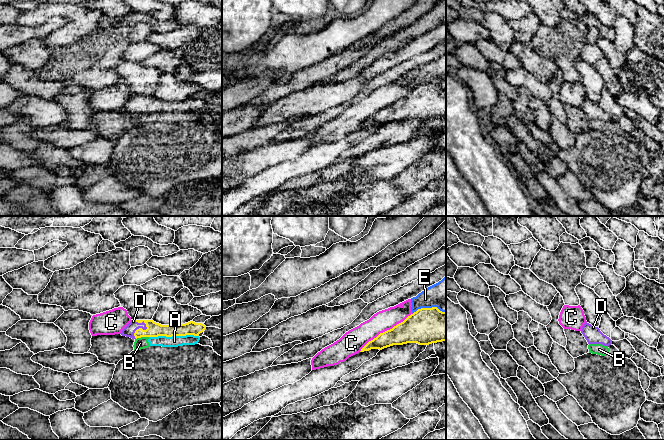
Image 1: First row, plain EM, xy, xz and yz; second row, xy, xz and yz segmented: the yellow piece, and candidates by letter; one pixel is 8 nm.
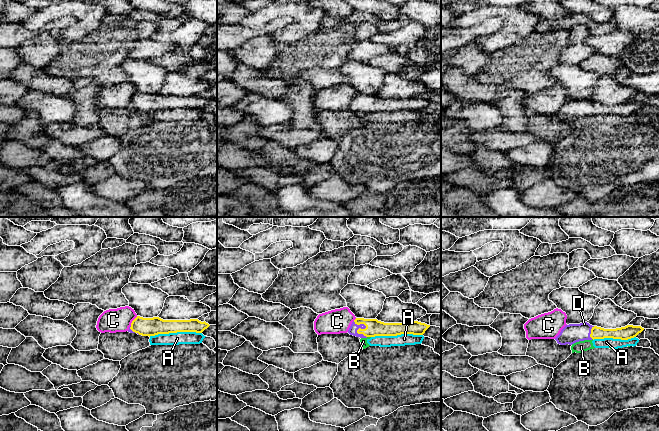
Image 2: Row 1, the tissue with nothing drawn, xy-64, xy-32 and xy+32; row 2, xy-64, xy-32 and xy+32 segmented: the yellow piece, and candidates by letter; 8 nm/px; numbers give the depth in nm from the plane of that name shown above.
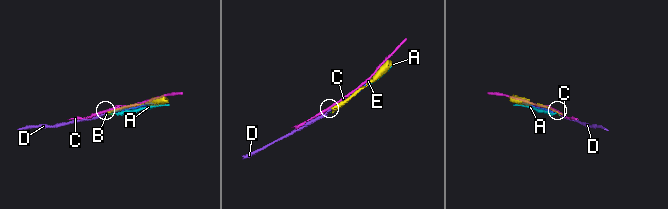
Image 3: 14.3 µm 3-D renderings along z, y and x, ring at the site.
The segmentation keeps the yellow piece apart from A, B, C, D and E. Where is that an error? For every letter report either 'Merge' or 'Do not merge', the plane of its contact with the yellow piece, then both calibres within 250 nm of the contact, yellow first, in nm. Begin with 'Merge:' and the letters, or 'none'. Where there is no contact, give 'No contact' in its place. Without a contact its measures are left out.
Merge: D
A: Do not merge. Touches yellow in xy. Thickness 120 nm (yellow) against 90 nm
B: Do not merge. Touches yellow in xy. Thickness 120 nm (yellow) against 100 nm
C: Do not merge. Touches yellow in xz. Thickness 240 nm (yellow) against 170 nm
D: Merge. Touches yellow in xy. Thickness 120 nm (yellow) against 90 nm
E: Do not merge. Touches yellow in xz. Thickness 280 nm (yellow) against 240 nm

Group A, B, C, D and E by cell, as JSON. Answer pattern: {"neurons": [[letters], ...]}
{"neurons": [["A", "B"], ["C"], ["D"], ["E"]]}

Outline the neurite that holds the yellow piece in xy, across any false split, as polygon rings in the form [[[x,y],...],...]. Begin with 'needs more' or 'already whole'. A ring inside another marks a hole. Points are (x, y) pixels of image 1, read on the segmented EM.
needs more; [[[131,320],[120,334],[132,339],[158,336],[199,336],[205,329],[204,324],[193,321],[180,325],[161,325],[153,320]]]

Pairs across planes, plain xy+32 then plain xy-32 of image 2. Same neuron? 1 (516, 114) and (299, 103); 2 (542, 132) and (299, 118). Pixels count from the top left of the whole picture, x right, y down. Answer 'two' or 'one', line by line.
1: one
2: two

